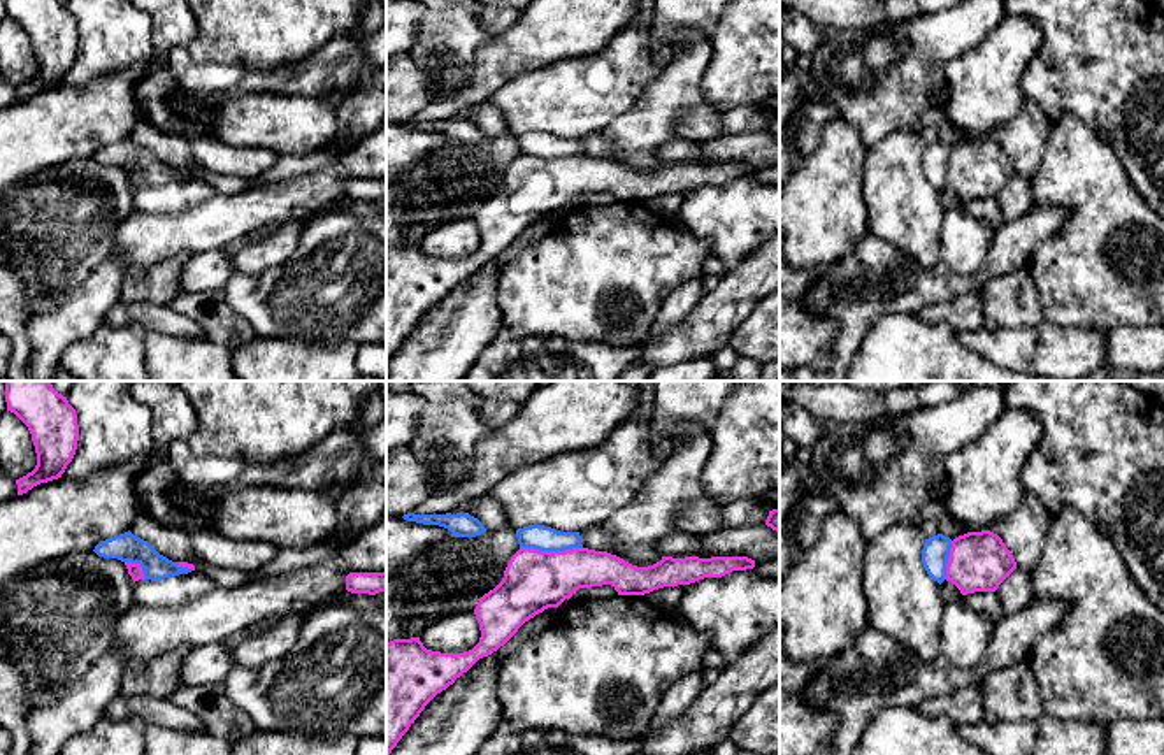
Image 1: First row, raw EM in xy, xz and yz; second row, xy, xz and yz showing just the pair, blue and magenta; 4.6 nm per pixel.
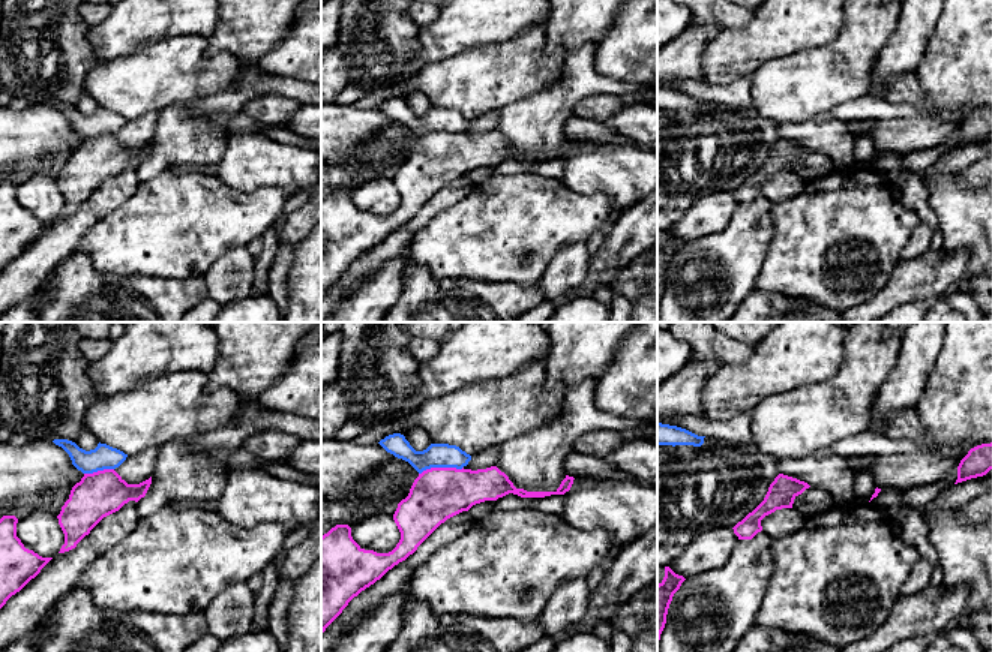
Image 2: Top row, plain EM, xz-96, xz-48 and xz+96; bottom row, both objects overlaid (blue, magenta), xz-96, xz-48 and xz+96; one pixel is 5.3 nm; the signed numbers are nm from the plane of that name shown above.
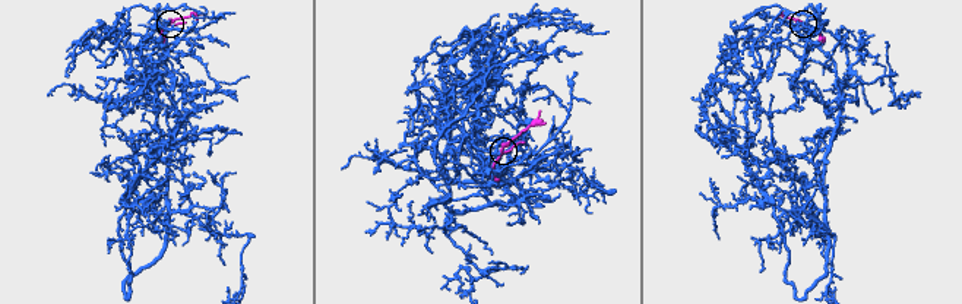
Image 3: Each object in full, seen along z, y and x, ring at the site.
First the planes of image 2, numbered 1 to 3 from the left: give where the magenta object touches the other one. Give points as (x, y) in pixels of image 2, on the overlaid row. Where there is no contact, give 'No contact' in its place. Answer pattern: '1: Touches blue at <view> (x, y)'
1: Touches blue at xz-96 (98, 469)
2: Touches blue at xz-48 (440, 466)
3: No contact

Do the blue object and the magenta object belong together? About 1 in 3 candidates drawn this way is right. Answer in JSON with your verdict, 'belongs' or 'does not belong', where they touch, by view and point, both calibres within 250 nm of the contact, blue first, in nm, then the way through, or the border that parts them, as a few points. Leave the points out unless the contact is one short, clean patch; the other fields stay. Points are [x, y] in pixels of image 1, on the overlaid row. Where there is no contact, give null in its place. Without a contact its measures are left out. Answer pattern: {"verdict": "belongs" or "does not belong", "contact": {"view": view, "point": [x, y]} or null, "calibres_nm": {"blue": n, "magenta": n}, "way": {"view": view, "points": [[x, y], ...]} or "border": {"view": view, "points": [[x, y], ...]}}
{"verdict": "does not belong", "contact": {"view": "xz", "point": [552, 550]}, "calibres_nm": {"blue": 120, "magenta": 280}, "border": {"view": "xz", "points": [[520, 546], [534, 550], [582, 548]]}}

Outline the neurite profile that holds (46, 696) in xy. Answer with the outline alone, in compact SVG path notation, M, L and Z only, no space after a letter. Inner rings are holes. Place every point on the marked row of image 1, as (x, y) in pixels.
M46 685L39 690L35 690L28 702L32 706L53 706L60 695L63 694L63 687L61 685Z

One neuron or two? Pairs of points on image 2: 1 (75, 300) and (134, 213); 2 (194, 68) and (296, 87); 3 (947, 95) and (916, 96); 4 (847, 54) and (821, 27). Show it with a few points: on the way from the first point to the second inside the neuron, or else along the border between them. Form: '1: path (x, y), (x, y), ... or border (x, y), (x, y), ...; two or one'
1: border (77, 249), (96, 269), (131, 276); two
2: border (242, 60), (242, 80), (234, 87), (210, 96); two
3: border (914, 72), (925, 96), (916, 107); two
4: border (844, 15), (841, 30), (830, 42), (800, 53); two

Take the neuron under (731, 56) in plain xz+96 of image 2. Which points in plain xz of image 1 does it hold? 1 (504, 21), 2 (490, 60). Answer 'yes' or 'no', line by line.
1: no
2: yes

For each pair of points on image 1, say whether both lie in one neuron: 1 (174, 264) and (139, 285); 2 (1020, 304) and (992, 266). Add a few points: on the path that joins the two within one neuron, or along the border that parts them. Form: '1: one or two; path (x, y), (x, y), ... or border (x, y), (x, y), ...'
1: one; path (165, 273), (148, 285)
2: two; border (1026, 266), (992, 276), (975, 292)

